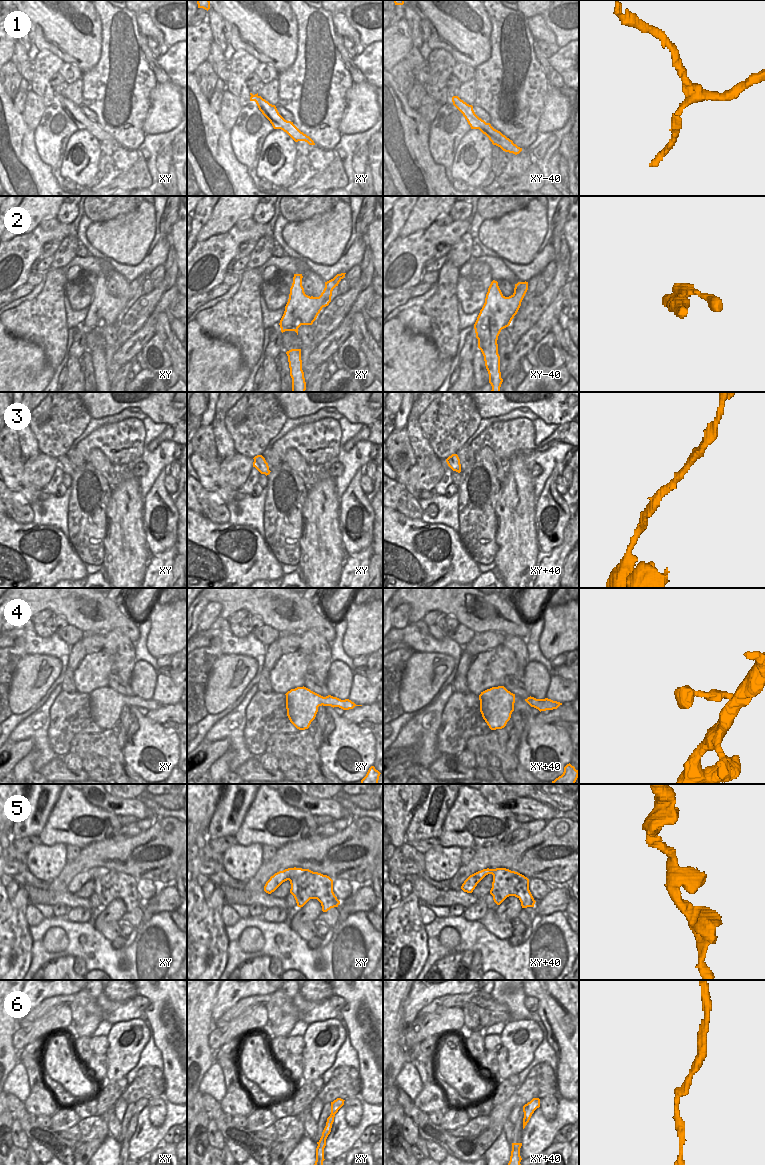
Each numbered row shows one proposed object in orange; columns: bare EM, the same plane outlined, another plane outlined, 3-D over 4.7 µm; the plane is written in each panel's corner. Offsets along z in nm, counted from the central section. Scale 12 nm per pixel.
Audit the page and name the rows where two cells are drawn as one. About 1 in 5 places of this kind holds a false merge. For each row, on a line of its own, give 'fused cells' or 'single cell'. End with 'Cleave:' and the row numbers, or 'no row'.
1: single cell
2: single cell
3: single cell
4: single cell
5: single cell
6: single cell
Cleave: no row

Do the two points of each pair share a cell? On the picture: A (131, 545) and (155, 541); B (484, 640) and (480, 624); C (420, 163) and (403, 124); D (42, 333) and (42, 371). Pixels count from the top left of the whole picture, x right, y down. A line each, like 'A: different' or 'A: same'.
A: different
B: different
C: same
D: different

